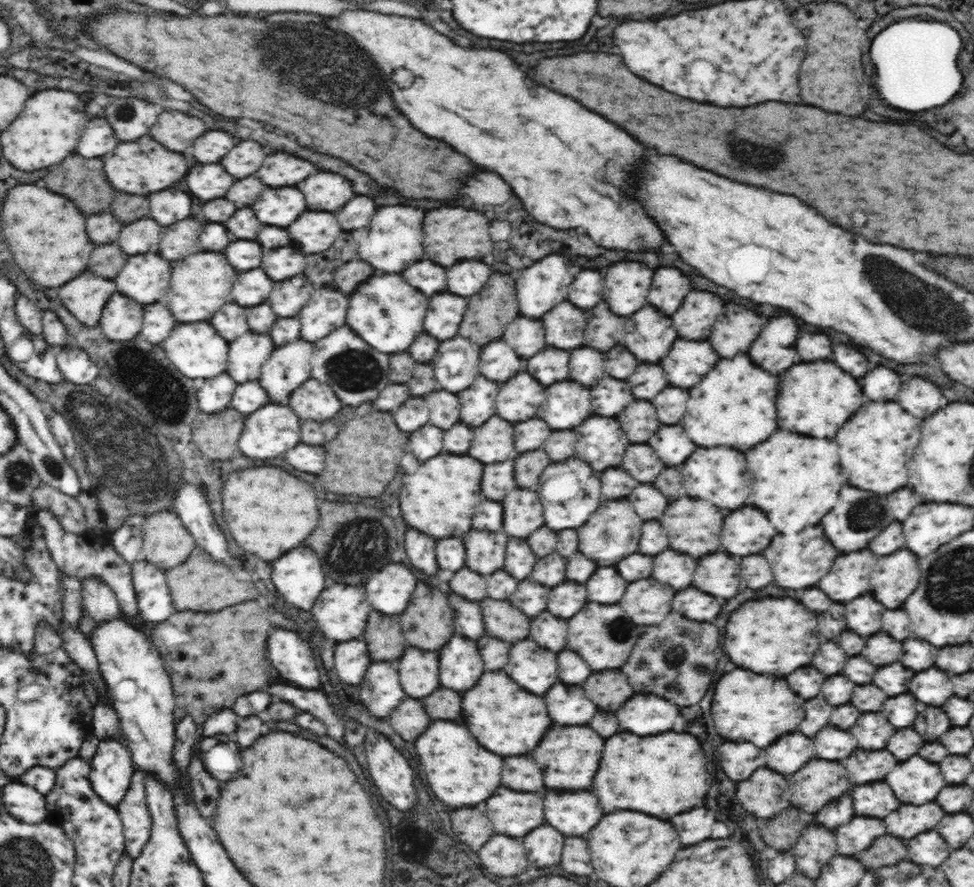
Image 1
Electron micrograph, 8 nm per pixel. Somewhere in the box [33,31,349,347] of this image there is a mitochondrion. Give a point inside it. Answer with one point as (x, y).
(126, 112)

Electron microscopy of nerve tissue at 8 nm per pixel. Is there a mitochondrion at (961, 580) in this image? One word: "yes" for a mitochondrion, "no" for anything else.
yes

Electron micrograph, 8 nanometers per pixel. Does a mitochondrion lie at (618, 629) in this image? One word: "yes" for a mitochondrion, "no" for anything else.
yes

